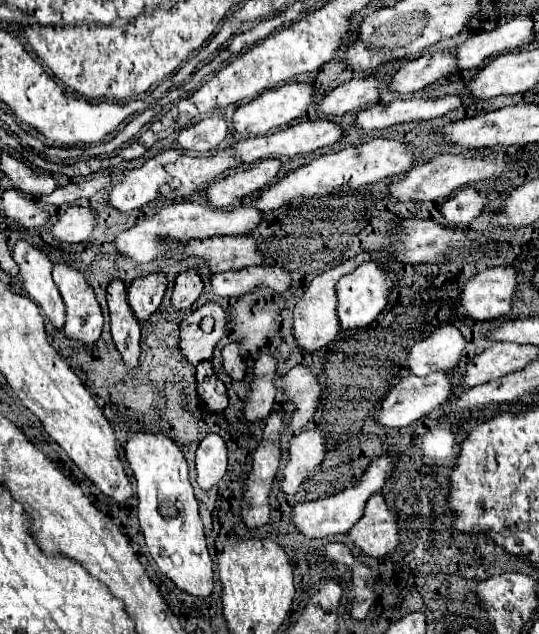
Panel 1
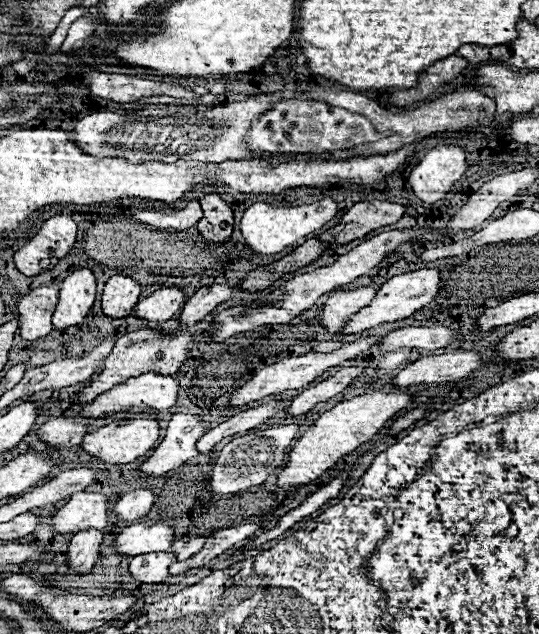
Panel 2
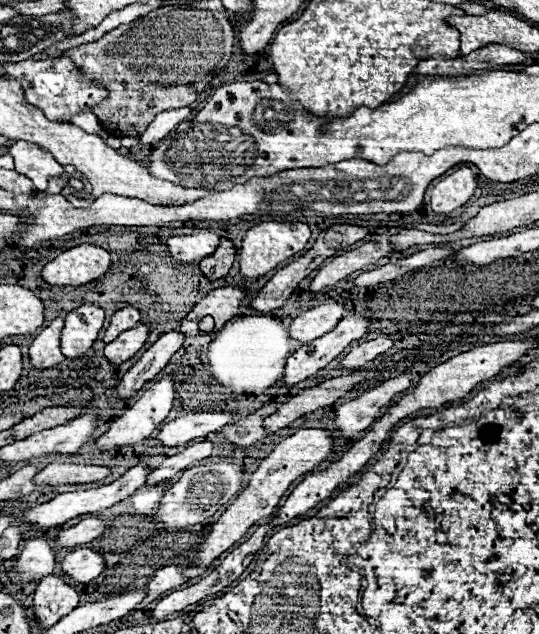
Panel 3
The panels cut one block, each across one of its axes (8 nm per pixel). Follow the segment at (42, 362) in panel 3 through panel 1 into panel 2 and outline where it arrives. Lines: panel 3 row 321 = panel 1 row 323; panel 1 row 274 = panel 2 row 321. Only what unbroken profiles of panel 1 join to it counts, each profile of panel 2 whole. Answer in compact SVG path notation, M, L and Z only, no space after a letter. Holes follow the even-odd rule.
M50 284L50 286L40 286L36 290L32 290L30 294L26 294L20 300L20 336L24 340L38 340L48 336L54 326L52 326L52 316L54 316L54 308L58 304L58 286Z

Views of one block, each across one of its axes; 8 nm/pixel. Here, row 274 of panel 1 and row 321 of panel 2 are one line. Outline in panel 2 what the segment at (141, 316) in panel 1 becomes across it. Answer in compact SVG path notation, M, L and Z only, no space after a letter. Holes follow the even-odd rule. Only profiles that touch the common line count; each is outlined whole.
M160 288L136 304L134 316L148 322L166 322L180 312L184 302L184 294L178 288Z

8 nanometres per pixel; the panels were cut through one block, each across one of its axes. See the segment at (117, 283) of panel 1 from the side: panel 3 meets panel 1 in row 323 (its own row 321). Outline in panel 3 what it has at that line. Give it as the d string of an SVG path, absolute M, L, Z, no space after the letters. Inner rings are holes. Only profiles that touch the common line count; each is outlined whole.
M134 306L120 308L120 310L112 316L110 326L108 326L106 332L104 332L104 342L108 344L108 342L114 340L118 334L122 334L126 328L134 328L138 322L140 322L140 310L138 310L138 308L134 308Z

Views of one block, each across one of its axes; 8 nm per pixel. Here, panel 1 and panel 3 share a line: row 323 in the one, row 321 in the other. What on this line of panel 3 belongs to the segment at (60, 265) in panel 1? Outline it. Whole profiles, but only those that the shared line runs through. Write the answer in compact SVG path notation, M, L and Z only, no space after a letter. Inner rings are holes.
M82 304L66 316L62 330L62 354L76 358L88 352L104 324L104 310L96 304Z

